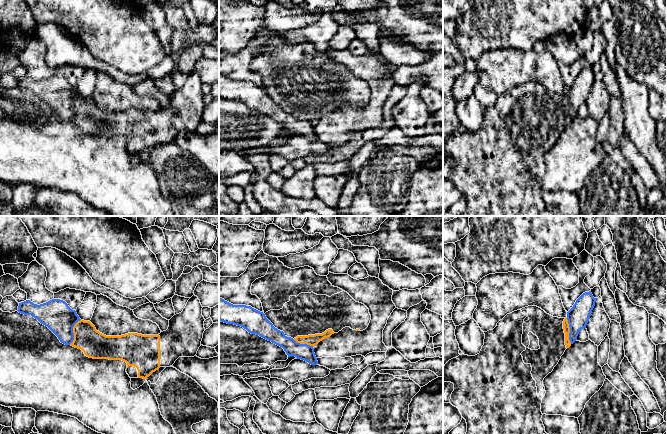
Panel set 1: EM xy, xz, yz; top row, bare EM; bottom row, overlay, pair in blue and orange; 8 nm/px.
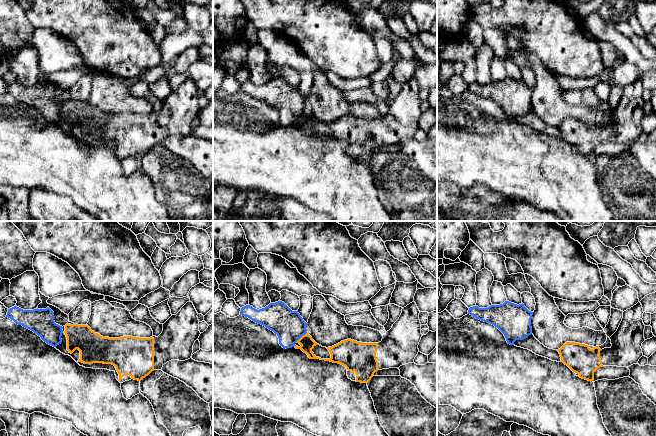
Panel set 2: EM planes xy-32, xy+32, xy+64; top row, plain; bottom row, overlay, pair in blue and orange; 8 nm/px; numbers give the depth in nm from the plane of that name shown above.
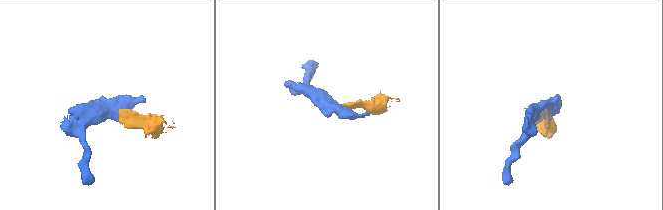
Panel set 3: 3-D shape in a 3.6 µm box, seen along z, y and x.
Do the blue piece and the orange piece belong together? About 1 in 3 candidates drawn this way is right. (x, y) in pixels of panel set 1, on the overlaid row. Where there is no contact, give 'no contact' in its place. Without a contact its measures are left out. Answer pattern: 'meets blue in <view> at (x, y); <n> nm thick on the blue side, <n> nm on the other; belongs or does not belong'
meets blue in xy at (72, 332); 240 nm thick on the blue side, 220 nm on the other; does not belong

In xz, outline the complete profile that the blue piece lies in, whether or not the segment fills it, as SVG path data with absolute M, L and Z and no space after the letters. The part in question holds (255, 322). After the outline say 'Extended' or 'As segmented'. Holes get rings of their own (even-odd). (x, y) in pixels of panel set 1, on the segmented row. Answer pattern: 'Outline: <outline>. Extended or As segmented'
Outline: M219 298L219 320L227 324L241 326L249 333L271 341L282 347L288 357L295 356L311 365L318 364L313 346L297 343L293 338L287 337L283 331L273 326L263 312L251 306L233 305Z. As segmented

